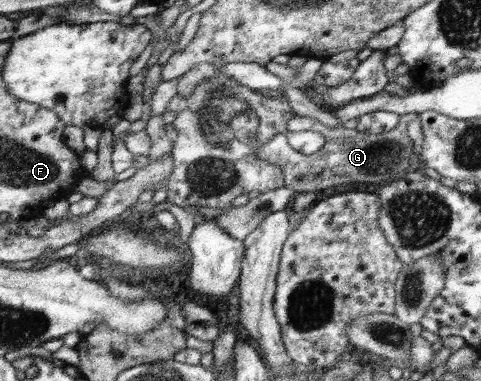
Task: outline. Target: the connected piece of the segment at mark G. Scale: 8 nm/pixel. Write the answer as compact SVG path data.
M414 113L402 115L393 129L370 134L341 125L331 129L315 118L293 114L287 121L288 131L317 131L324 135L325 144L319 153L306 155L293 149L287 143L287 136L285 136L287 132L279 132L268 142L256 147L256 156L271 165L280 167L284 173L284 185L293 191L316 192L333 185L357 183L357 181L368 184L372 189L390 181L397 181L409 171L411 165L409 159L414 155L414 151L413 141L407 134L407 125L416 117L418 114Z

